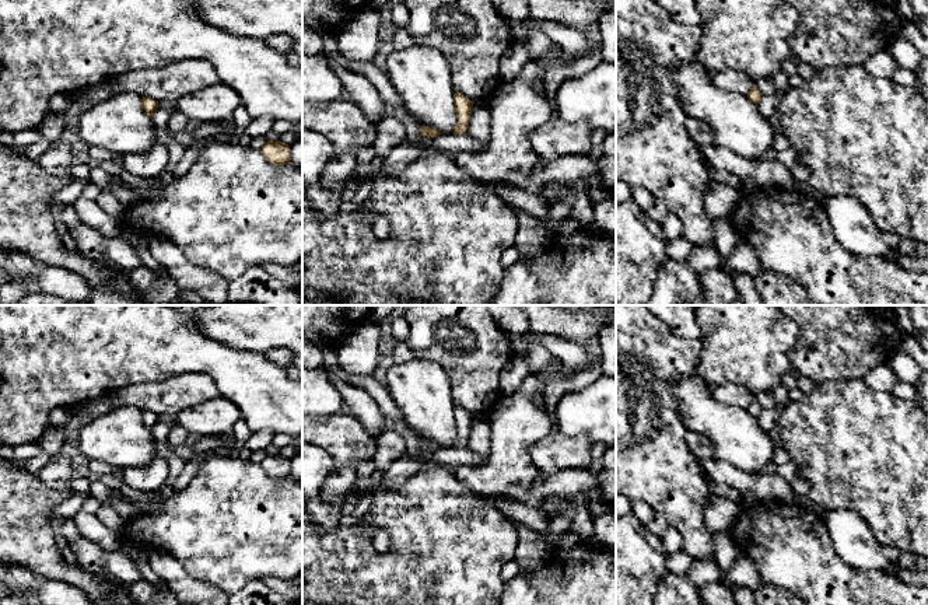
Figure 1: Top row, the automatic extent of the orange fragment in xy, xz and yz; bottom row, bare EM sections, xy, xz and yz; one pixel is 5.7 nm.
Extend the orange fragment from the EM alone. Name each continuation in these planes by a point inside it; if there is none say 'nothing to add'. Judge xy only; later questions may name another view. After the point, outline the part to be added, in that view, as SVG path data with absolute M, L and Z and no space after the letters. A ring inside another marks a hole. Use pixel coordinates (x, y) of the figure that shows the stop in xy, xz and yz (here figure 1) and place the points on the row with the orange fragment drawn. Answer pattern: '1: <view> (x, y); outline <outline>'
nothing to add

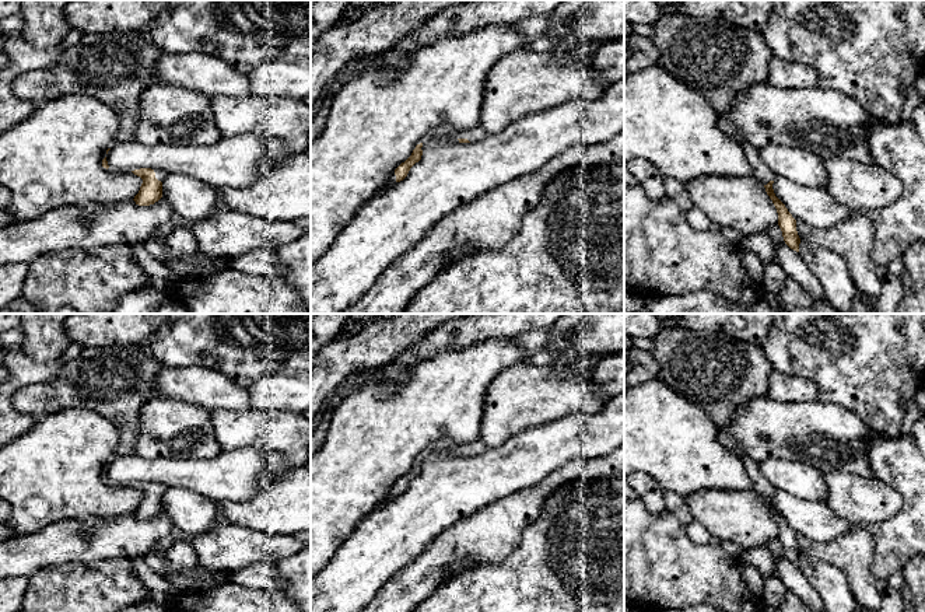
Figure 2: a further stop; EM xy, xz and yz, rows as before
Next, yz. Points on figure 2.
1: yz (761, 172); outline M740 141L743 147L743 154L747 162L751 165L754 171L754 176L763 183L767 185L770 181L774 181L777 175L768 169L768 167L763 162L760 157L760 150L751 146L749 141Z

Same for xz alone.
1: xz (476, 133); outline M480 125L455 134L456 139L467 139L470 143L476 143L481 140L484 136L486 132Z

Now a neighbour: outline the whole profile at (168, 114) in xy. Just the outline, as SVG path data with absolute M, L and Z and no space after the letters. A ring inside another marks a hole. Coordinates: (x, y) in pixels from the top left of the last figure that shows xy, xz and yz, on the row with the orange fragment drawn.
M153 84L141 92L134 141L209 146L221 137L207 95L174 84Z

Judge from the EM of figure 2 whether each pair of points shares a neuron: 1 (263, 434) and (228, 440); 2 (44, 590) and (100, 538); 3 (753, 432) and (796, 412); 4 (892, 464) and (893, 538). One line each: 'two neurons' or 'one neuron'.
1: one neuron
2: two neurons
3: one neuron
4: one neuron

